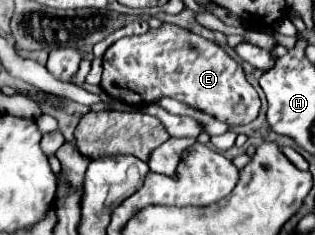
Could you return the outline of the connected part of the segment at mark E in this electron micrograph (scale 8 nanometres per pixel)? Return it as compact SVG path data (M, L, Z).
M163 23L159 29L151 29L145 35L137 37L123 37L117 43L113 43L105 55L103 55L103 79L101 89L121 99L127 105L149 105L159 101L161 97L173 97L185 105L191 105L207 115L213 115L215 119L227 123L227 125L243 125L257 117L261 101L257 91L249 85L245 79L243 69L239 63L235 63L219 45L183 29L177 25Z

